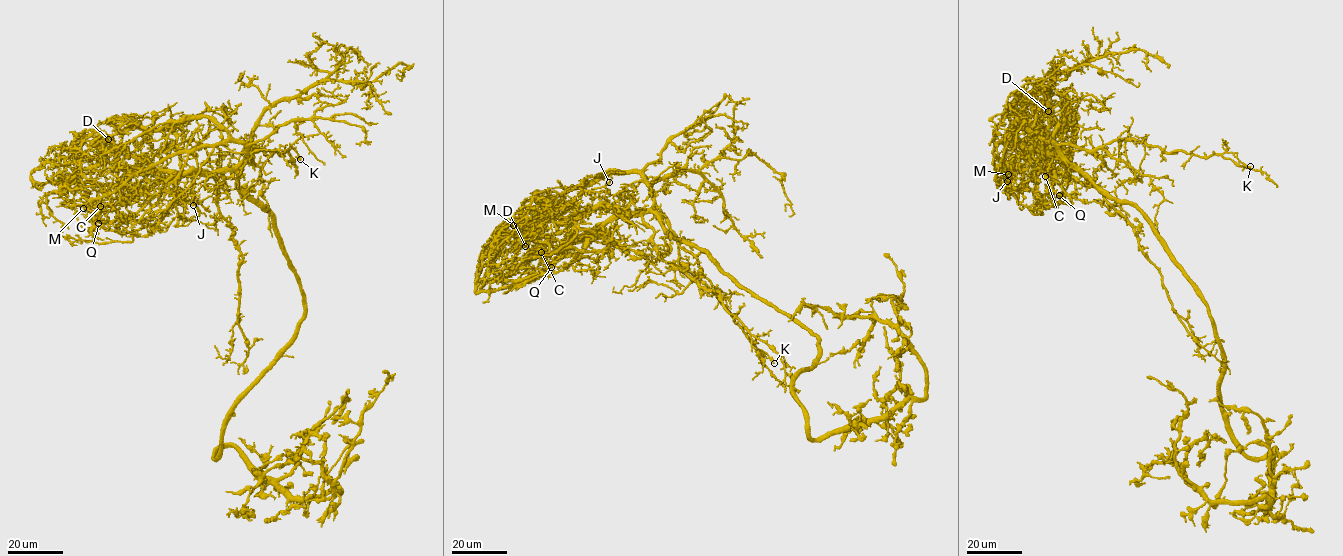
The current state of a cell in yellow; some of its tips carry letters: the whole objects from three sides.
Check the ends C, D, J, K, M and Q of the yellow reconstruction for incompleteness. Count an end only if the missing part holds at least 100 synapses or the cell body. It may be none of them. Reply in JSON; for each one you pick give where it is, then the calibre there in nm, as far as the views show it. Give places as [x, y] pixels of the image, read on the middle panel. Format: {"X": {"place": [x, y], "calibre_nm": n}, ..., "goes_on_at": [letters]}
{"J": {"place": [609, 182], "calibre_nm": 130}, "goes_on_at": ["J"]}

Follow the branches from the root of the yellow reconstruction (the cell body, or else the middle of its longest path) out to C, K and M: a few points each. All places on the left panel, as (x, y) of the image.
C: (294, 333), (304, 311), (300, 283), (273, 218), (235, 171), (126, 172), (100, 206)
K: (294, 333), (300, 283), (273, 218), (238, 181), (248, 147), (292, 147), (300, 159)
M: (294, 333), (300, 283), (235, 171), (175, 173), (129, 216), (106, 195), (83, 208)

